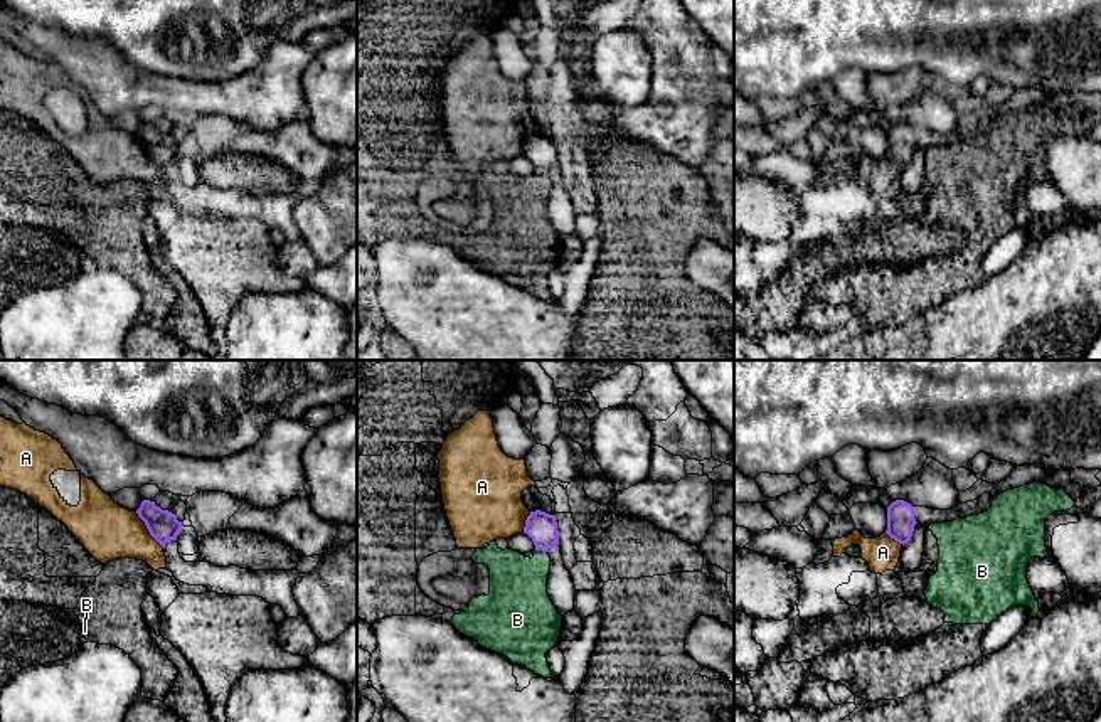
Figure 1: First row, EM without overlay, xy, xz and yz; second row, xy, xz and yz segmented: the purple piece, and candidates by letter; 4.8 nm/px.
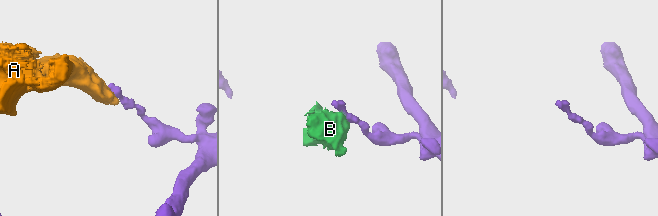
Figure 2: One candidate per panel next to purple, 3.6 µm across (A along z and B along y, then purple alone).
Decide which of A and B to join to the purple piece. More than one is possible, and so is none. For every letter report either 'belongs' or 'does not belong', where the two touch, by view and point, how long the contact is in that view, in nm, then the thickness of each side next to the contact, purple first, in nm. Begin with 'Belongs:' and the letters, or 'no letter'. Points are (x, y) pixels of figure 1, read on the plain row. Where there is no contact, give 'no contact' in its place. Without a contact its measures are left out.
Belongs: no letter
A: does not belong | xy (148, 153) | 220 nm | 140/260 nm
B: does not belong | xz (541, 172) | 60 nm | 150/280 nm

